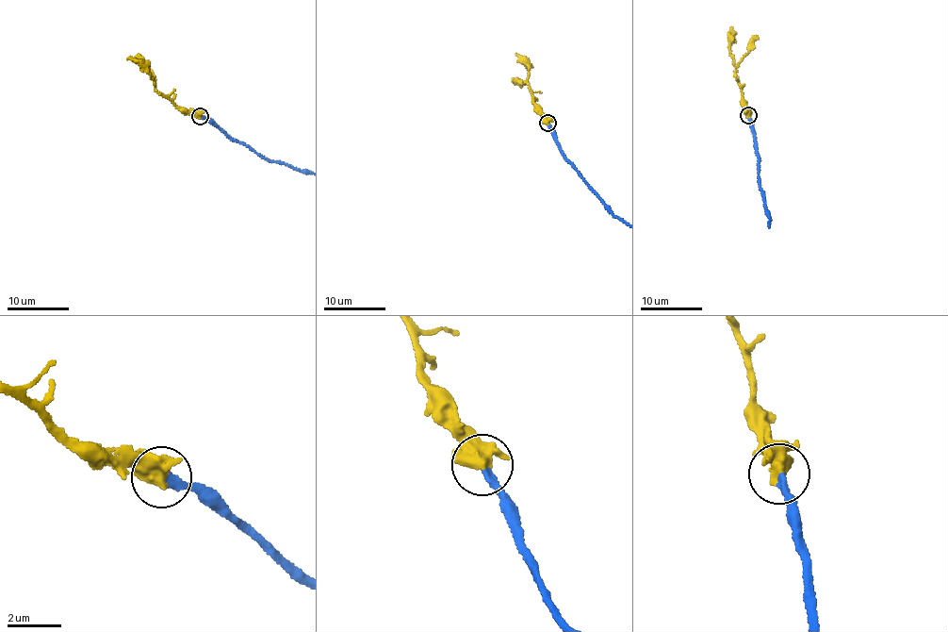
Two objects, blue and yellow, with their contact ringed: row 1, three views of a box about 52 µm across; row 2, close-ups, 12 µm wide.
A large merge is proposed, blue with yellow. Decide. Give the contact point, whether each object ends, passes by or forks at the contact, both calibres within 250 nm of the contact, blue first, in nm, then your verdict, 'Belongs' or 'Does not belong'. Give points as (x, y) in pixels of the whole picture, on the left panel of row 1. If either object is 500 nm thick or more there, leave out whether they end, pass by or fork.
Place: (200, 116). Thickness 280 nm (blue) against 500 nm. Belongs

